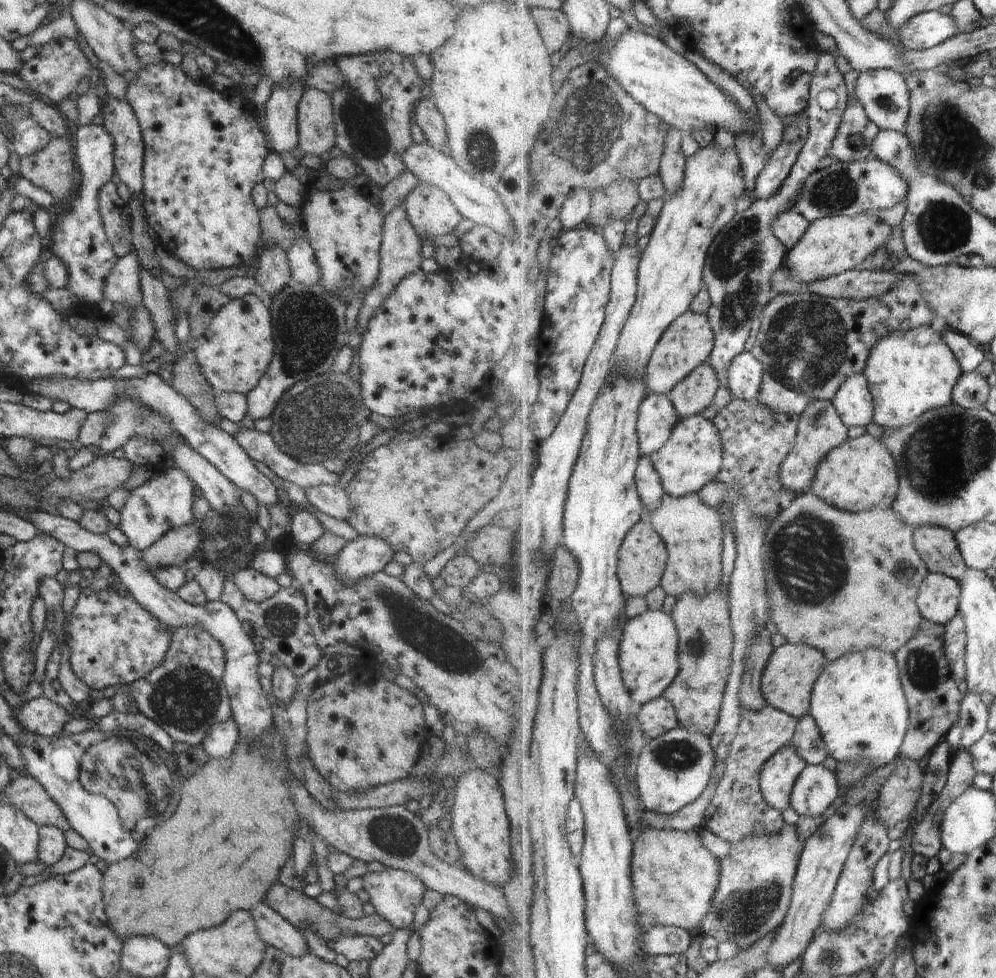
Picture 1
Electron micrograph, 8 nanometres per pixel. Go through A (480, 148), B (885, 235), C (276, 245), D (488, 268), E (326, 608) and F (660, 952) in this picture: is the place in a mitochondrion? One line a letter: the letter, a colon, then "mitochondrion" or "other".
A: mitochondrion
B: other
C: other
D: other
E: other
F: other

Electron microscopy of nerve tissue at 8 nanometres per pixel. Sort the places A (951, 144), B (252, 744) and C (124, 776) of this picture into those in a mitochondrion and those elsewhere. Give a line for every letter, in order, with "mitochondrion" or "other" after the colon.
A: mitochondrion
B: other
C: mitochondrion

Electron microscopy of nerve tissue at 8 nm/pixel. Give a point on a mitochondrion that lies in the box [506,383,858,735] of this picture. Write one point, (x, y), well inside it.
(802, 558)

